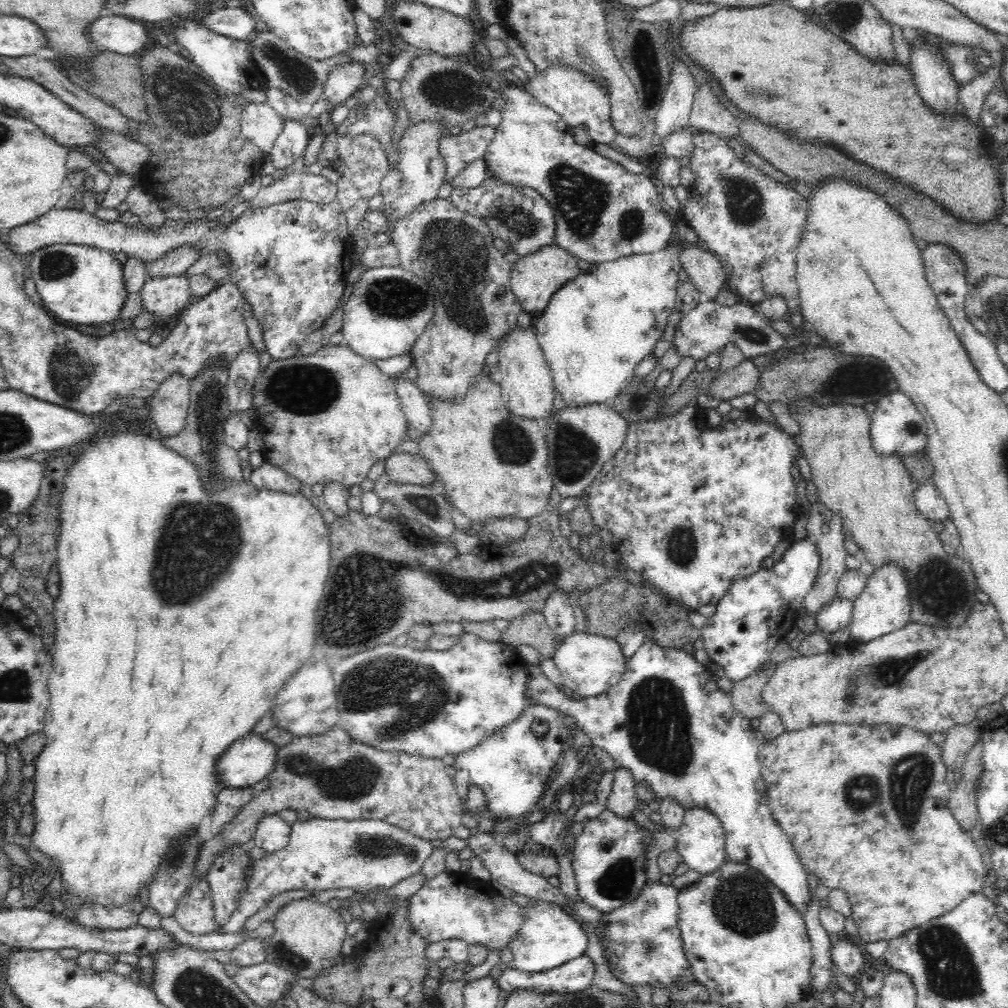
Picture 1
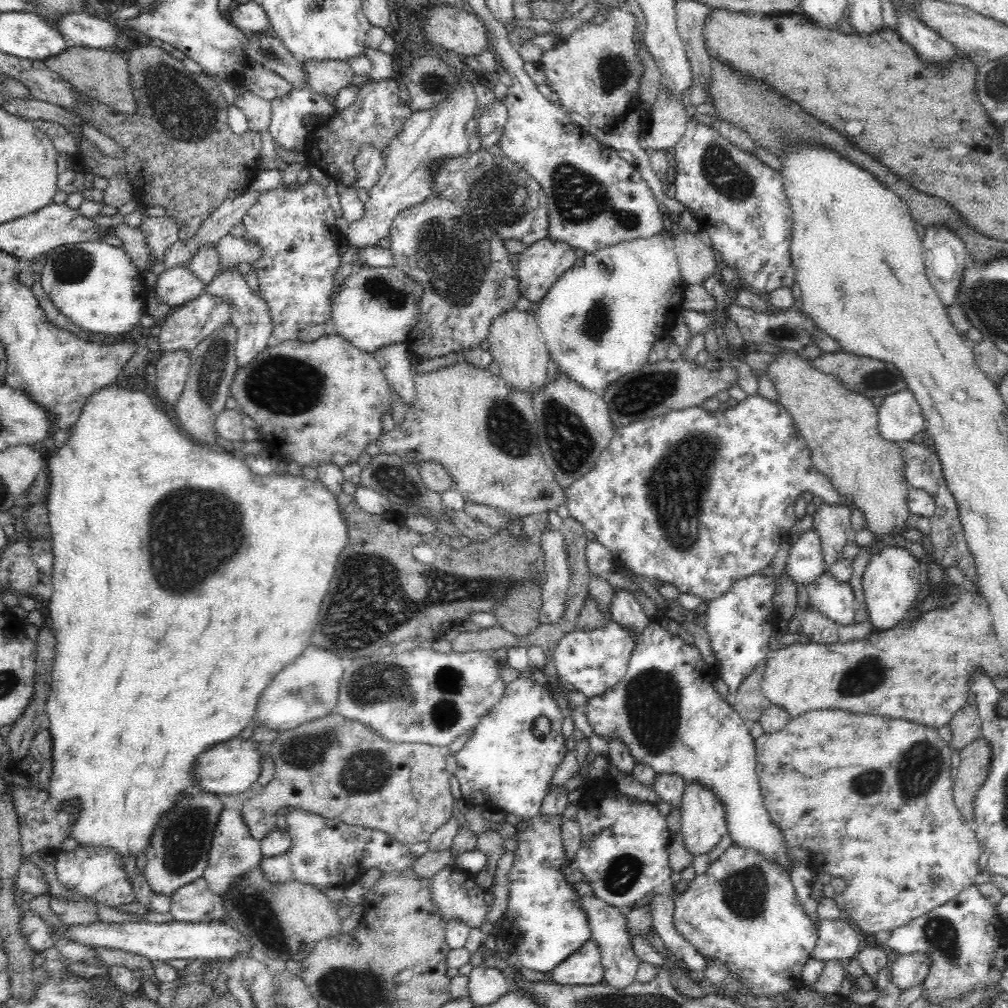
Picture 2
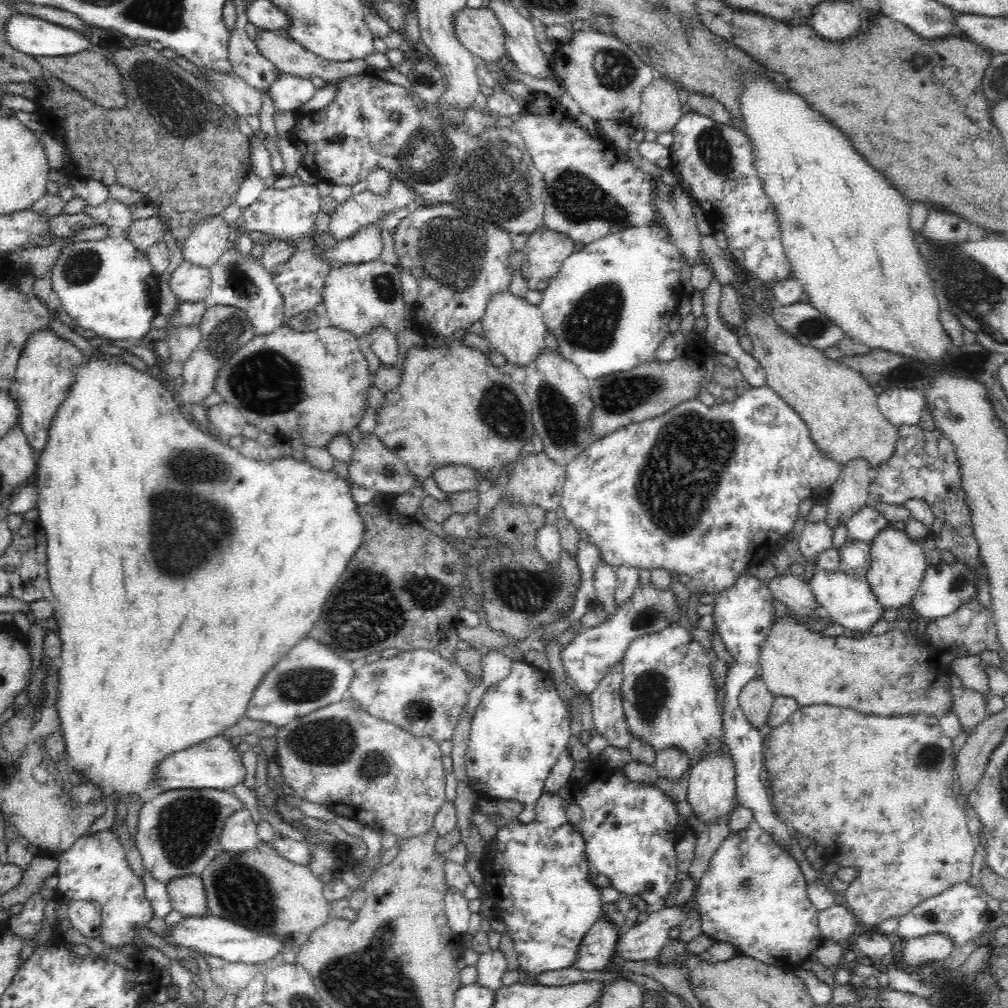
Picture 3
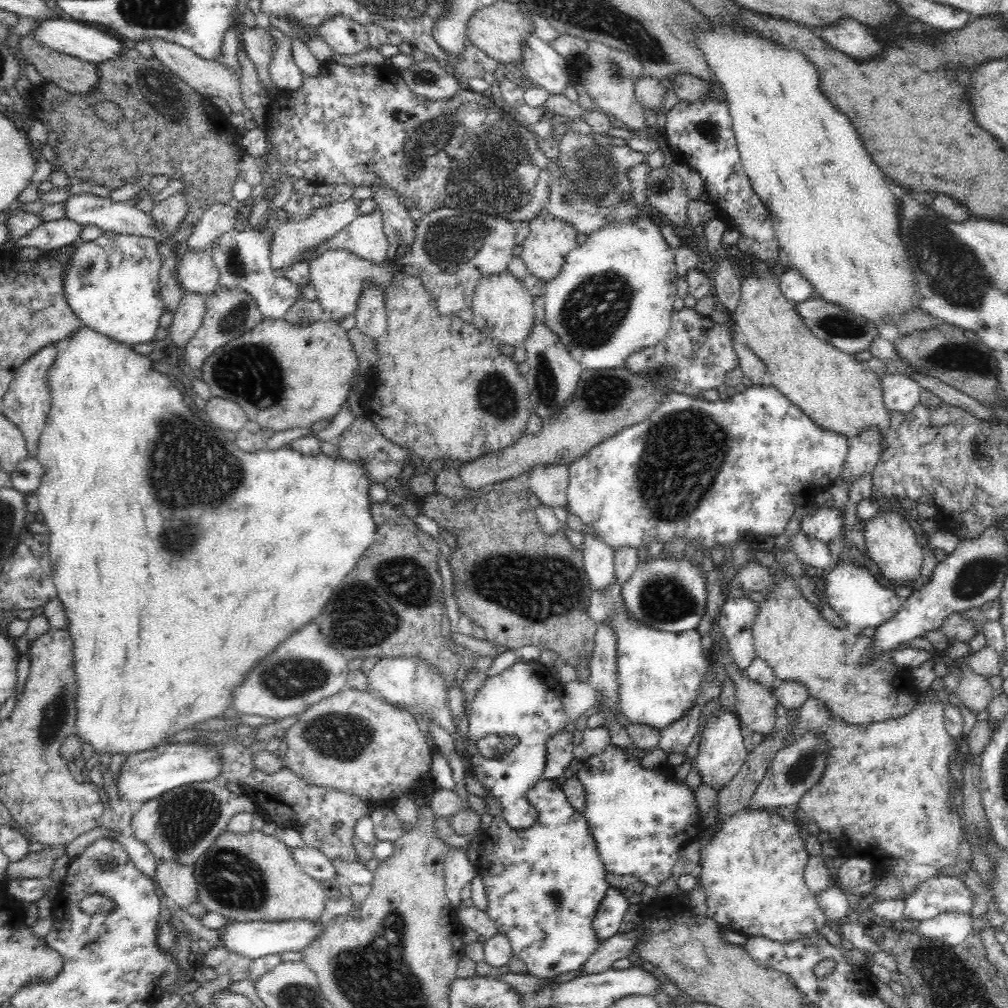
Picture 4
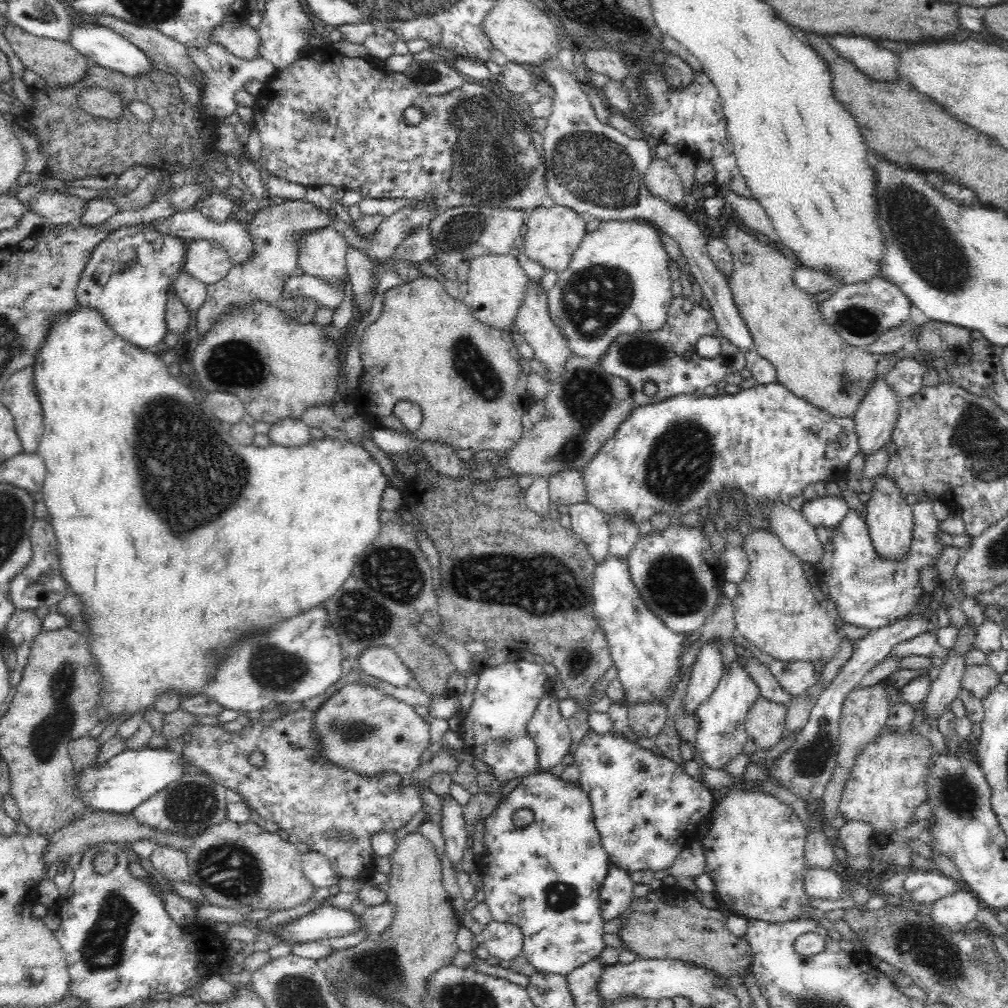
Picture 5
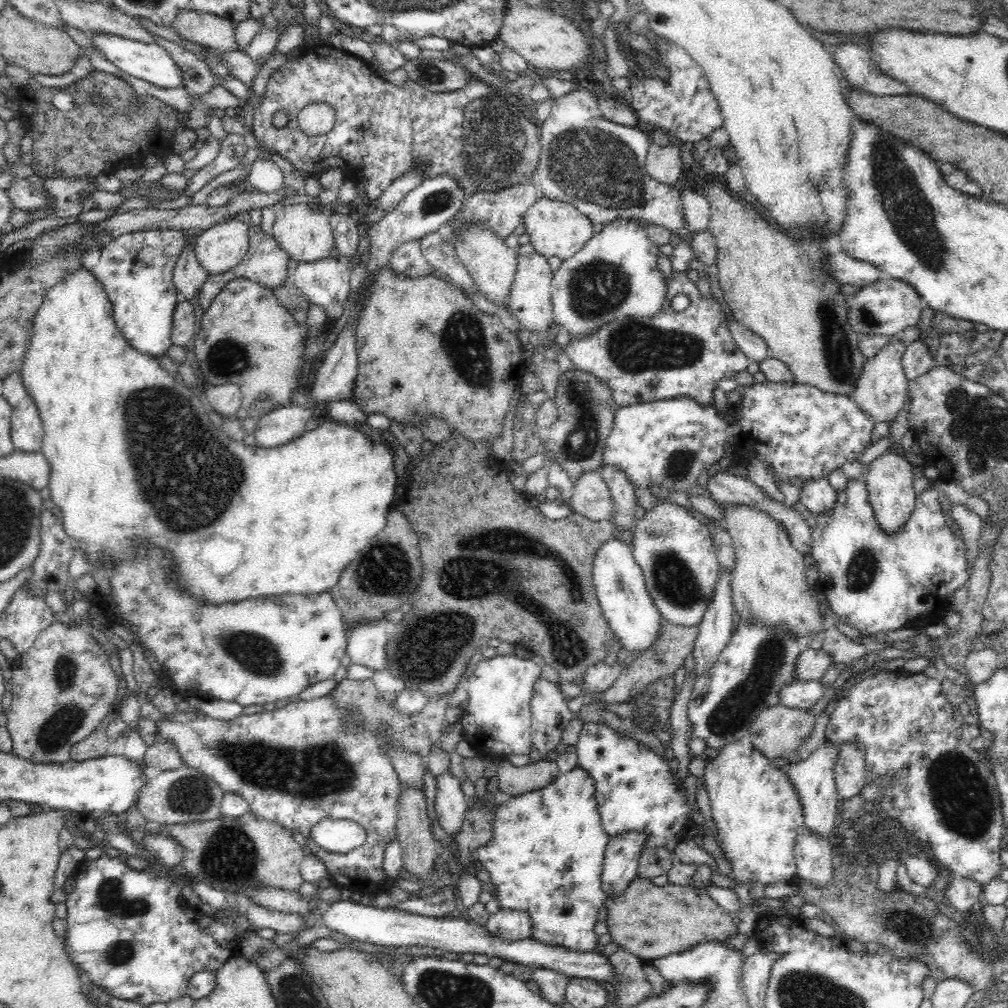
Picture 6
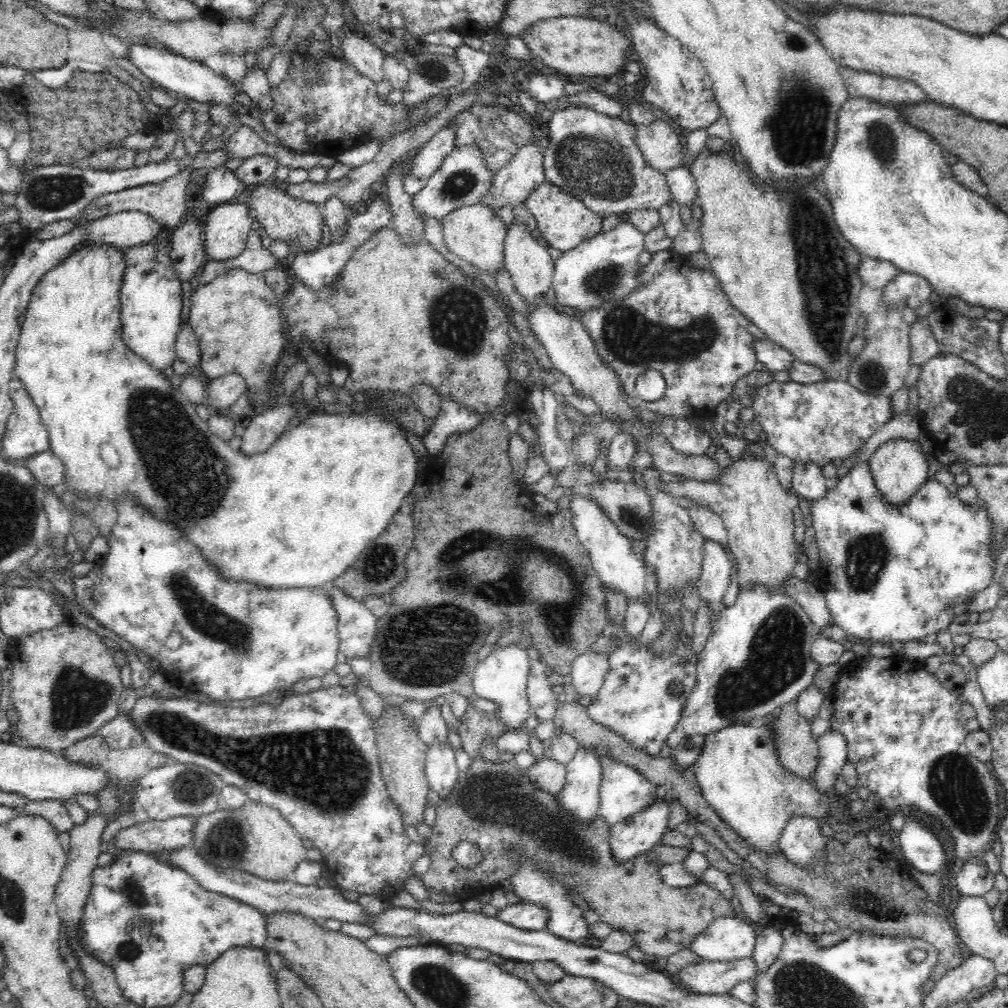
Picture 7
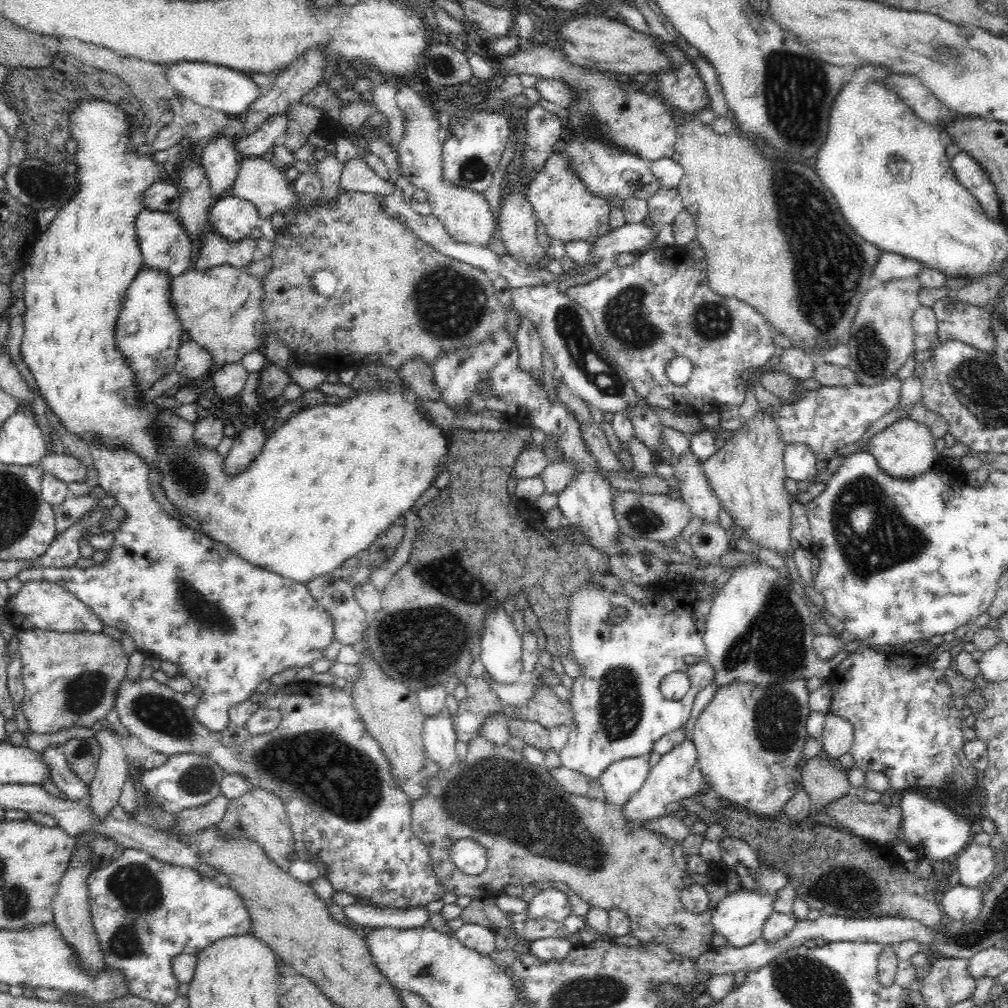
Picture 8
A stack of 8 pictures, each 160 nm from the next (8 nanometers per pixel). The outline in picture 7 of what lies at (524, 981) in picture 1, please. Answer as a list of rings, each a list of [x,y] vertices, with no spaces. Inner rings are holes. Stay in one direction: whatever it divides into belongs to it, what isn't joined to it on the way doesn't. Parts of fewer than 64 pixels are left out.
[[[660,798],[658,802],[637,812],[628,820],[609,827],[610,855],[618,863],[623,863],[650,851],[654,845],[661,842],[667,831],[668,812],[668,803],[664,798]]]

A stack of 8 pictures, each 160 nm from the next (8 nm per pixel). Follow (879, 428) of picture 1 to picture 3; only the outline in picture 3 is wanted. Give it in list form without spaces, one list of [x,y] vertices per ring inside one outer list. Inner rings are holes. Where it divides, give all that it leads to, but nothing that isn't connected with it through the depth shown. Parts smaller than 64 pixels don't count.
[[[891,388],[877,396],[877,405],[890,425],[897,430],[902,426],[914,428],[925,408],[926,391],[913,388]]]

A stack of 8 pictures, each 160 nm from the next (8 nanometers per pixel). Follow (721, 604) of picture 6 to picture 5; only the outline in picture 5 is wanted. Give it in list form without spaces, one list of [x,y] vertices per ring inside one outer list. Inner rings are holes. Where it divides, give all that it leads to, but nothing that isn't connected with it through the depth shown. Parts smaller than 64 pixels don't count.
[[[704,642],[697,659],[692,666],[690,679],[687,683],[686,695],[680,708],[688,715],[696,716],[696,710],[714,692],[724,673],[722,655],[716,647]]]

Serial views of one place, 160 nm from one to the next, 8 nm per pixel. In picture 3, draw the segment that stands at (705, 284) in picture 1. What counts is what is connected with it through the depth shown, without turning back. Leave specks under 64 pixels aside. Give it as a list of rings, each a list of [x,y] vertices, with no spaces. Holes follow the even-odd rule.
[[[654,180],[653,203],[664,218],[670,242],[674,244],[682,262],[686,262],[690,269],[702,262],[700,254],[703,242],[694,221],[692,212],[692,198],[684,192],[680,184],[666,185],[662,180]]]

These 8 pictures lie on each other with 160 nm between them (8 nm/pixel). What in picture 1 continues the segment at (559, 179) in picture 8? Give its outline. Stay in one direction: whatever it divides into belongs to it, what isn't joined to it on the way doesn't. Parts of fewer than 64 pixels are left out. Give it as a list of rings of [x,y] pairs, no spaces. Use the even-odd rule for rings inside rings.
[[[557,244],[540,247],[538,252],[517,260],[513,264],[509,283],[510,290],[521,304],[521,309],[534,317],[543,313],[552,295],[582,273],[578,267],[578,260],[578,257],[571,255]]]

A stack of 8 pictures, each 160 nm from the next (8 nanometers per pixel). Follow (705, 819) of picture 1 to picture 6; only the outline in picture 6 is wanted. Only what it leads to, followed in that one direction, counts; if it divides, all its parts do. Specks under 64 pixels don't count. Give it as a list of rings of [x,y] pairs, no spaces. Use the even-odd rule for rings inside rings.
[[[742,621],[736,634],[731,635],[728,644],[722,649],[715,665],[700,678],[695,680],[688,702],[688,722],[692,738],[704,740],[706,746],[717,751],[727,744],[745,742],[748,737],[750,724],[760,712],[776,706],[780,702],[778,692],[786,684],[794,682],[794,664],[796,656],[802,651],[804,644],[792,637],[786,629],[780,627],[760,627],[750,621]]]

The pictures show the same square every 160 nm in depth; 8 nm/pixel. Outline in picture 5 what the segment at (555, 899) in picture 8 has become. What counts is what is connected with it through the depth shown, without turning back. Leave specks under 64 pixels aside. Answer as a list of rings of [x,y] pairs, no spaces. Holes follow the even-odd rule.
[[[491,921],[477,938],[478,943],[488,949],[489,956],[500,961],[512,961],[521,955],[523,937],[521,929],[512,924]]]

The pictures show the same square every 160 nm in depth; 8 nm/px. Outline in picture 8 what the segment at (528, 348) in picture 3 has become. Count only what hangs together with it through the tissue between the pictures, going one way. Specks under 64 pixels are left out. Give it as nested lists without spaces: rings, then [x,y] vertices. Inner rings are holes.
[[[400,80],[396,86],[396,99],[405,117],[405,135],[397,142],[395,151],[402,163],[401,176],[410,184],[427,192],[427,201],[431,206],[431,214],[442,221],[448,235],[460,243],[476,244],[488,247],[497,229],[497,220],[492,214],[486,197],[468,188],[458,188],[452,183],[442,181],[442,143],[440,143],[441,128],[444,122],[438,116],[432,103],[423,102],[416,96],[406,81]]]

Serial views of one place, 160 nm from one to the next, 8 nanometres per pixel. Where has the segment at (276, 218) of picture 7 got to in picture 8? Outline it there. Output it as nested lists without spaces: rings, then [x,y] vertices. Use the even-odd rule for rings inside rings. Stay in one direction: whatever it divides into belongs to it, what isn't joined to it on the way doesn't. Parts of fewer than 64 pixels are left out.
[[[260,157],[242,159],[237,172],[236,180],[230,194],[242,200],[248,200],[258,211],[260,220],[268,220],[273,214],[286,214],[290,210],[295,212],[306,205],[305,200],[294,192],[284,178],[283,170],[277,169],[273,162],[267,162]]]

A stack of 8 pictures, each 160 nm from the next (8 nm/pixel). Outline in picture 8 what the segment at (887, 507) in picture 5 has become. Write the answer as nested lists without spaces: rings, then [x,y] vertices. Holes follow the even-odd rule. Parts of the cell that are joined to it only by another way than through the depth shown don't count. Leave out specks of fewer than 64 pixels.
[[[902,419],[876,434],[864,450],[872,454],[878,467],[895,480],[916,480],[918,476],[932,472],[938,466],[940,458],[935,450],[936,441],[925,425],[912,419]]]

